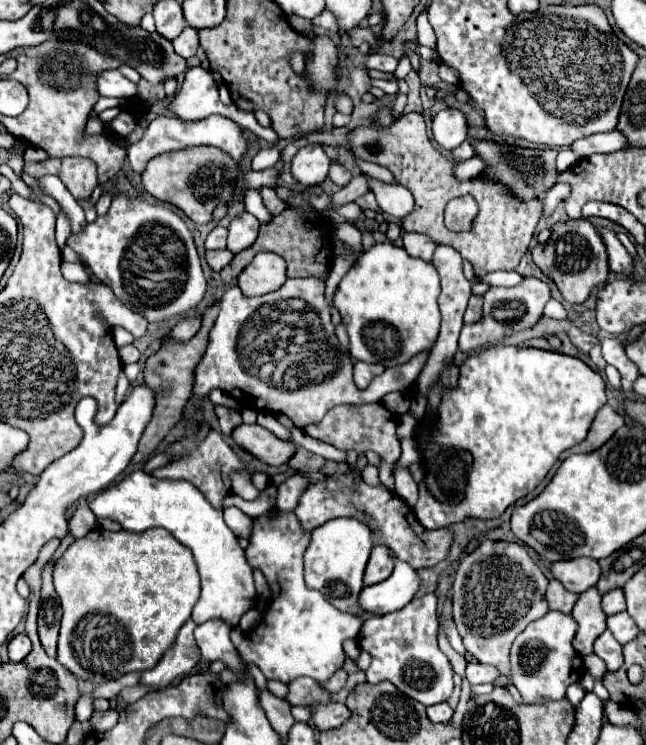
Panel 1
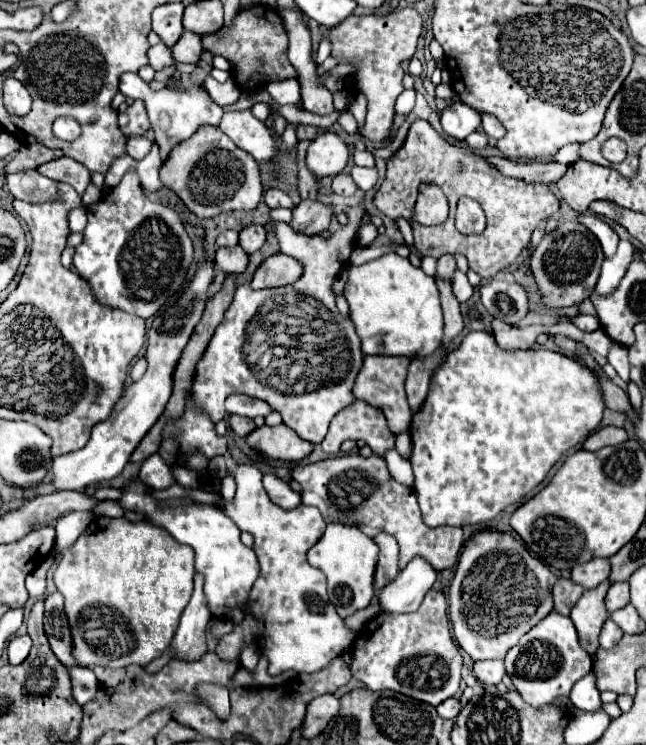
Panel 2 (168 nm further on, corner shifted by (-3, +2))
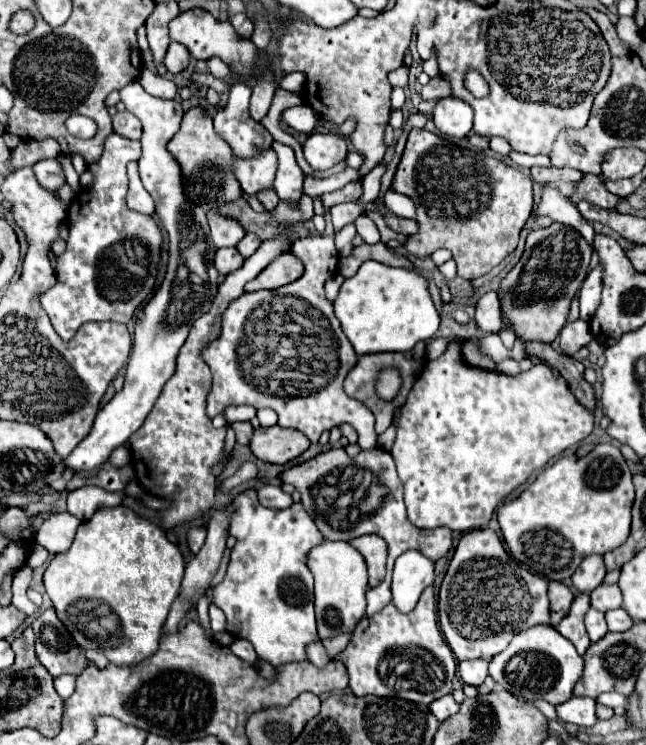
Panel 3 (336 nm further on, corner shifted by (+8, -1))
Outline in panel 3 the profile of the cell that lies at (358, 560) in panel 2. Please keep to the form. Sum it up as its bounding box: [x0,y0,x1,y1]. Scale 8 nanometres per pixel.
[309,542,367,640]

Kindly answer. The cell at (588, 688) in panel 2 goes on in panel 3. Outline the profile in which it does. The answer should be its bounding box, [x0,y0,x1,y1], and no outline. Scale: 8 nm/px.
[557,696,597,728]

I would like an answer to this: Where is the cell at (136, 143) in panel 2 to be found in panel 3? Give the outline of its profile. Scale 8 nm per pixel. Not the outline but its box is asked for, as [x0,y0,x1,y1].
[39,132,163,340]

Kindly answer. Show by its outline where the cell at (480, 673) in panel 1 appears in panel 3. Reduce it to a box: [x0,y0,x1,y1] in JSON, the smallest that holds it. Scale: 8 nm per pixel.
[459,660,487,686]

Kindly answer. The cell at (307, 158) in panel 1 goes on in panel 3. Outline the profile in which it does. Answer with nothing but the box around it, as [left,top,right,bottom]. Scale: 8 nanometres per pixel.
[303,132,347,170]

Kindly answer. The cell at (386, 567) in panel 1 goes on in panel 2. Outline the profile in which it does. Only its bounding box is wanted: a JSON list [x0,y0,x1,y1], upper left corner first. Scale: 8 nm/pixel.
[374,535,398,589]

